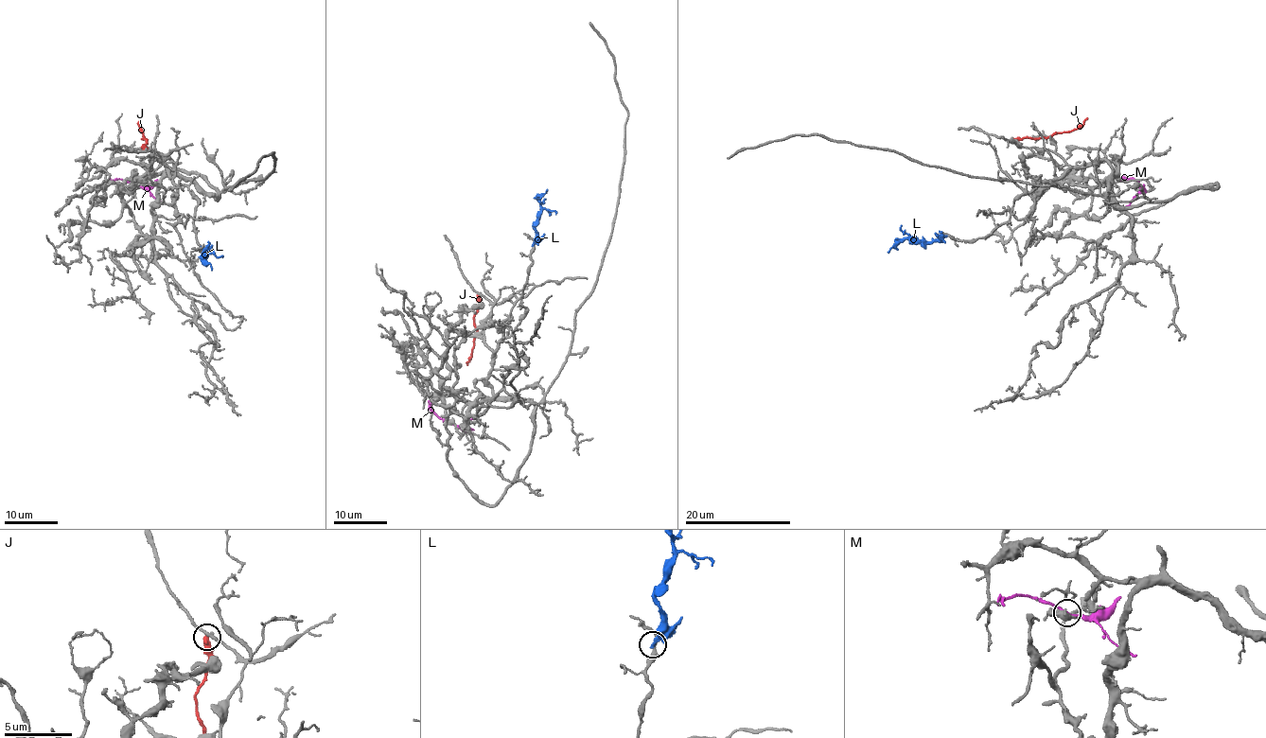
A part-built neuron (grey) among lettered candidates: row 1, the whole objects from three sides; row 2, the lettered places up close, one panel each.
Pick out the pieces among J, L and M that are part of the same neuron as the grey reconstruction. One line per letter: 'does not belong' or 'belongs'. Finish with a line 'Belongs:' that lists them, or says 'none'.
J: does not belong
L: does not belong
M: does not belong
Belongs: none

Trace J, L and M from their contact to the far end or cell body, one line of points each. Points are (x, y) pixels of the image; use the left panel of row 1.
J: (145, 150), (145, 146), (142, 147), (146, 139), (138, 121)
L: (202, 247), (204, 252), (202, 256), (205, 254), (204, 259), (211, 270)
M: (136, 185), (121, 180), (110, 183)

